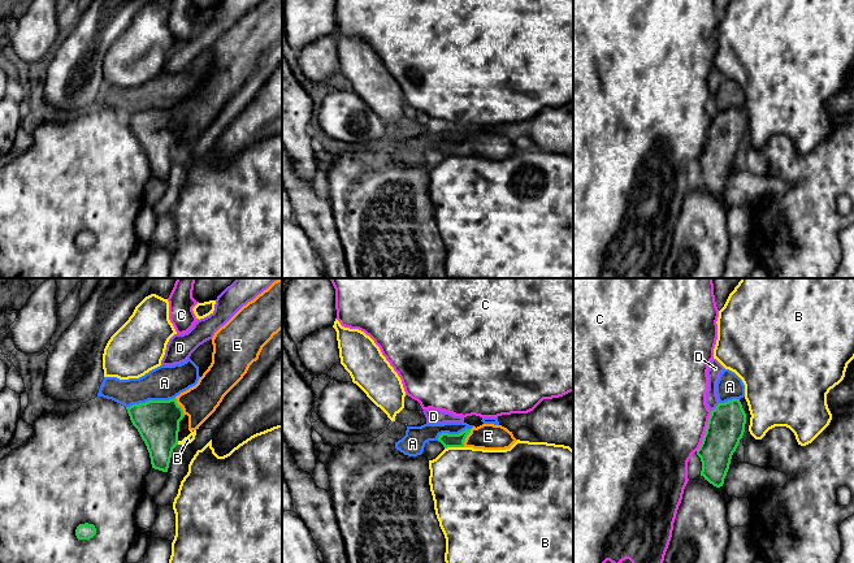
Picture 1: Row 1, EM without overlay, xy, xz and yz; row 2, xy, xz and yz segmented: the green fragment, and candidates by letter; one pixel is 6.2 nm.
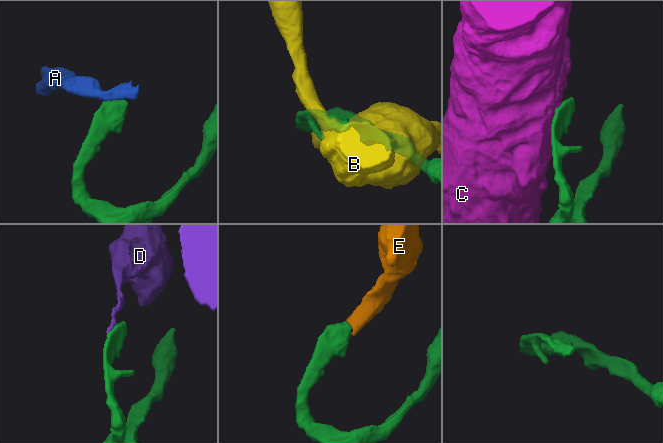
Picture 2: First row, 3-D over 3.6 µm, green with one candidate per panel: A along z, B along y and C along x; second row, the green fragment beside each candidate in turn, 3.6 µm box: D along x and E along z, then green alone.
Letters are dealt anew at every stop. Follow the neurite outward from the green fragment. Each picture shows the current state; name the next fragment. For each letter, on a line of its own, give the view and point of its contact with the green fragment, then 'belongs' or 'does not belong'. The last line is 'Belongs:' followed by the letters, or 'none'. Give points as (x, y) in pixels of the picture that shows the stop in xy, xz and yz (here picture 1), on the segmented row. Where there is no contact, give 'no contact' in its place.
A: meets green in xy at (150, 401); does not belong
B: meets green in xz at (454, 446); does not belong
C: meets green in yz at (706, 431); does not belong
D: meets green in yz at (716, 407); does not belong
E: meets green in xy at (181, 407); belongs
Belongs: E

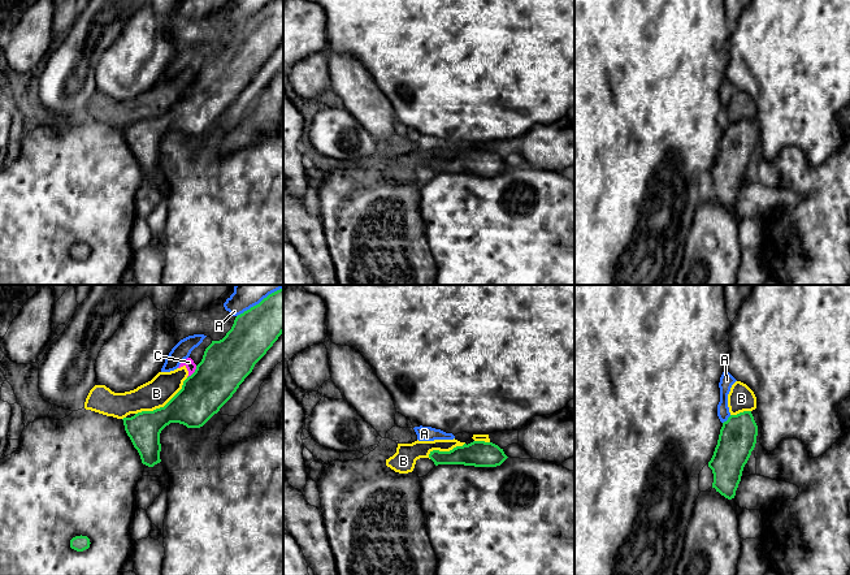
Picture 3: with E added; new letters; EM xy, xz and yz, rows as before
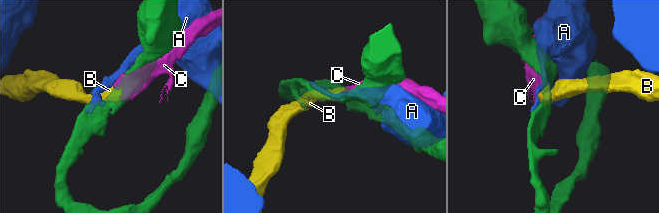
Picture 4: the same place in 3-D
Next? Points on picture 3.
A: meets green in xy at (260, 302); does not belong
B: meets green in xy at (164, 406); does not belong
C: meets green in xy at (194, 372); does not belong
Belongs: none

